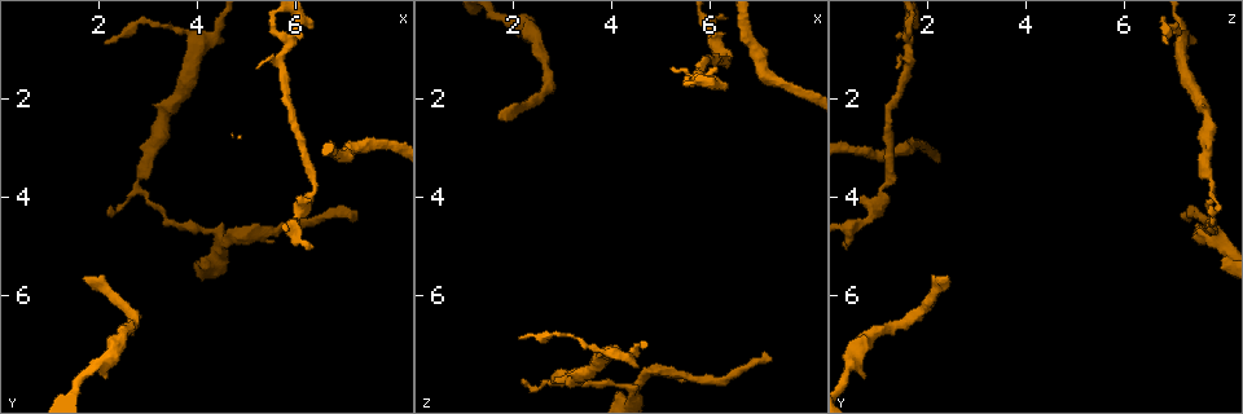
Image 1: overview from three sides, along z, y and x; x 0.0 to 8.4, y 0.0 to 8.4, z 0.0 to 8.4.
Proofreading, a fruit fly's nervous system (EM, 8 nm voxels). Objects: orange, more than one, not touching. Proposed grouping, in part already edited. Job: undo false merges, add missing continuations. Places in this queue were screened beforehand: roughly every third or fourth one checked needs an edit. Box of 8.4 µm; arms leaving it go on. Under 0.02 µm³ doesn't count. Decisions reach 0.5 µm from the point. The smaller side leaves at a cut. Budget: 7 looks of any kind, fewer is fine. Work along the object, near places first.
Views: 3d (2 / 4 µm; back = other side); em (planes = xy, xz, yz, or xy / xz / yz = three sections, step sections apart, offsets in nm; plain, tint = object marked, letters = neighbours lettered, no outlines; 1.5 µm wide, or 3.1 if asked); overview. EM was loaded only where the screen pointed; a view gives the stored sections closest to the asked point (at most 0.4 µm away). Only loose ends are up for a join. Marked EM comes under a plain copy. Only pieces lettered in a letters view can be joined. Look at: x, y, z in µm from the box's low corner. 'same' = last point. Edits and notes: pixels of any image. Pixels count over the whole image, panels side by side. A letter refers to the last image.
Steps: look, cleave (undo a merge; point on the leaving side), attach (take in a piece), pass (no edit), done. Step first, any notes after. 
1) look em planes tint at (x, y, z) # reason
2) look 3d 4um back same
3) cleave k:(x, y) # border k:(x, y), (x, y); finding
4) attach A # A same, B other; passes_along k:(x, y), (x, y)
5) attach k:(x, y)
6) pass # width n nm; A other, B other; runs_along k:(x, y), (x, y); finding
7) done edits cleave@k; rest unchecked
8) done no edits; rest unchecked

look 3d 4um at (7.25, 4.45, 7.30) # long arm stops here

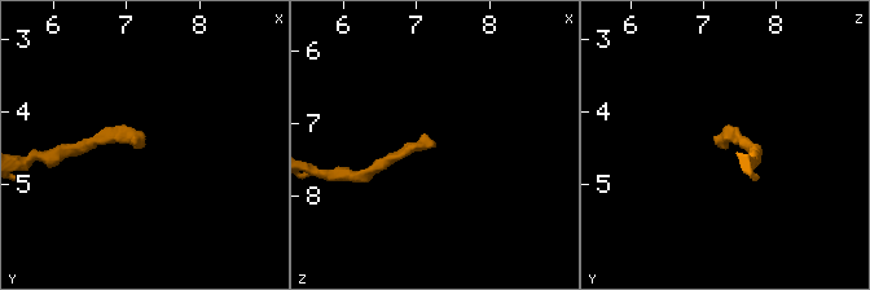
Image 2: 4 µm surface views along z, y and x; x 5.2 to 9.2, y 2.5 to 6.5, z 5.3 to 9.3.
look em planes letters at (7.25, 4.50, 7.30) # now the EM

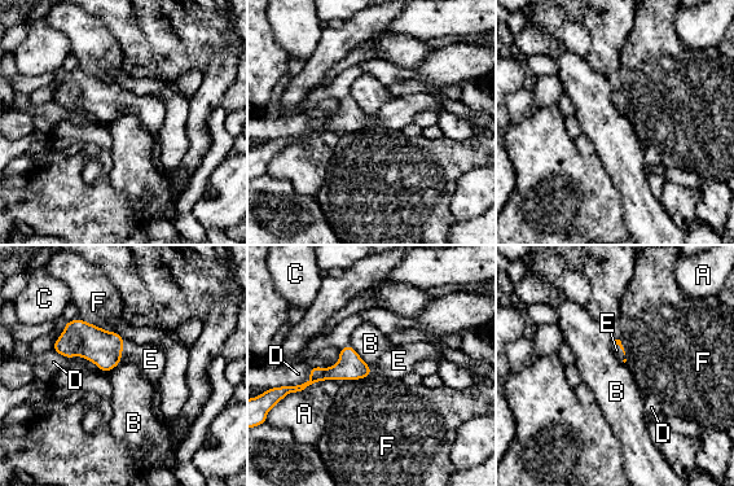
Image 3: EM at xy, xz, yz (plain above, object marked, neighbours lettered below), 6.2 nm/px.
attach E # A other, B other, C other, D other, E same, F other; passes_along 3:(104, 349), (122, 350), (150, 359); it goes on there

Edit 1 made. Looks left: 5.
look overview # redraw

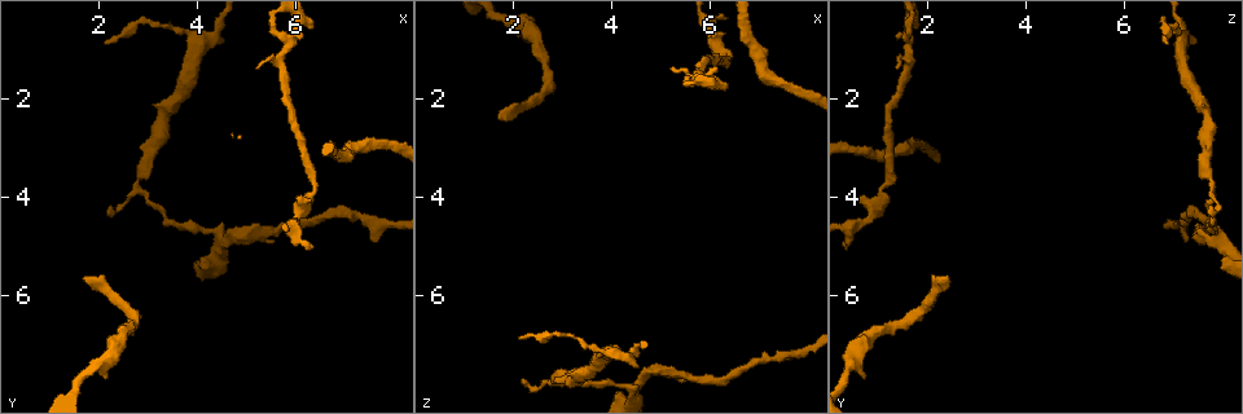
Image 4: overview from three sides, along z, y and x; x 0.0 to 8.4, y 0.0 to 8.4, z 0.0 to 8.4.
look em planes tint at (6.35, 3.85, 1.10) # narrows sharply

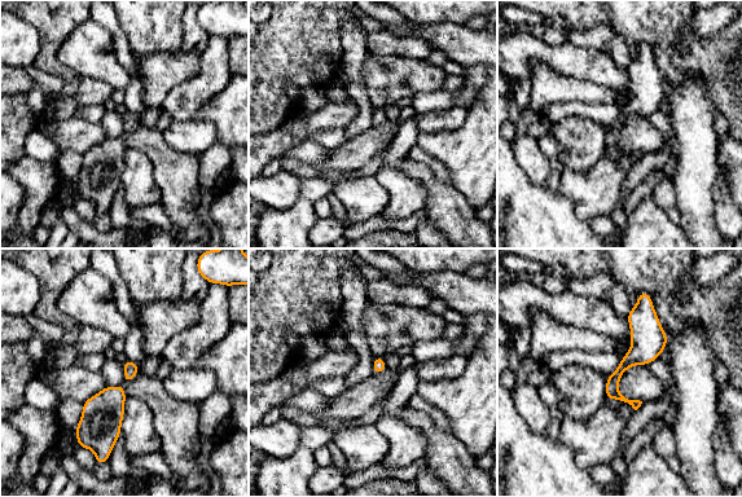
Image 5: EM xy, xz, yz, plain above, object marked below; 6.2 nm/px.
look em planes letters same

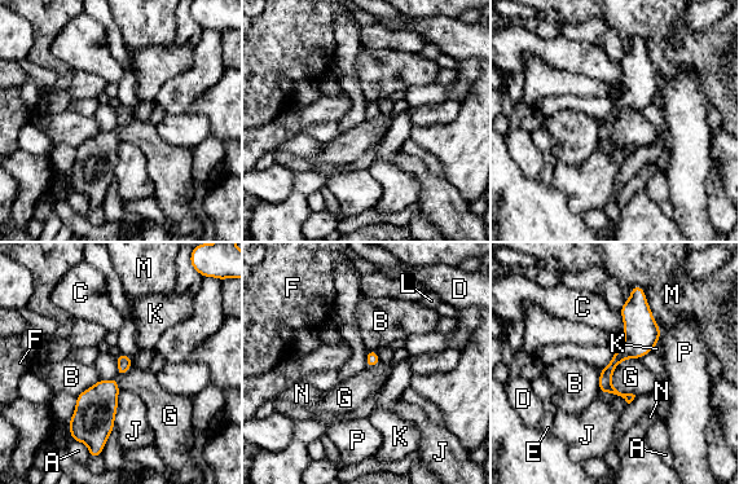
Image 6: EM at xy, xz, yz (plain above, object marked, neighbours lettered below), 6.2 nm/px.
pass # A other, B other, C other, D other, E other, F other, G other, J other, K other, L other, M other, N other, P other; border 6:(639, 357), (615, 368), (614, 388); all the same neuron

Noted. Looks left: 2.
look em planes letters at (1.75, 5.55, 2.40) # an open end

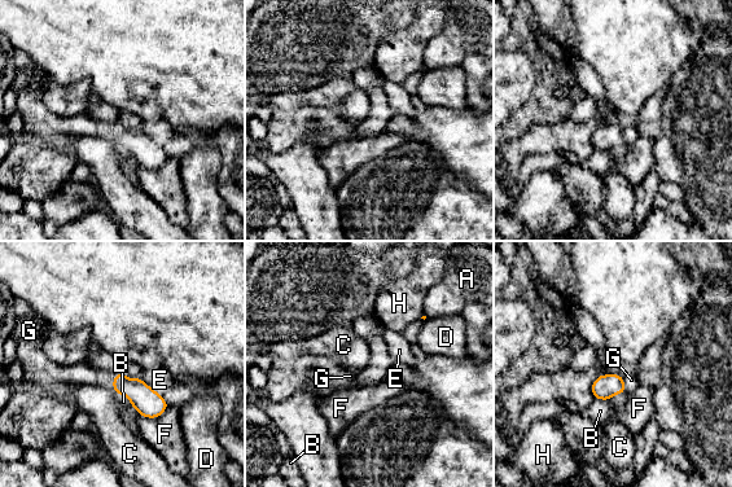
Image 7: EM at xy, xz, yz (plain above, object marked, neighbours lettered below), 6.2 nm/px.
attach G # A other, B other, C other, D other, E other, F other, G same, H other; passes_along 7:(604, 387), (623, 385), (631, 382); the neuron continues

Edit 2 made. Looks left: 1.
done edits attach@3, attach@7; rest unchecked

